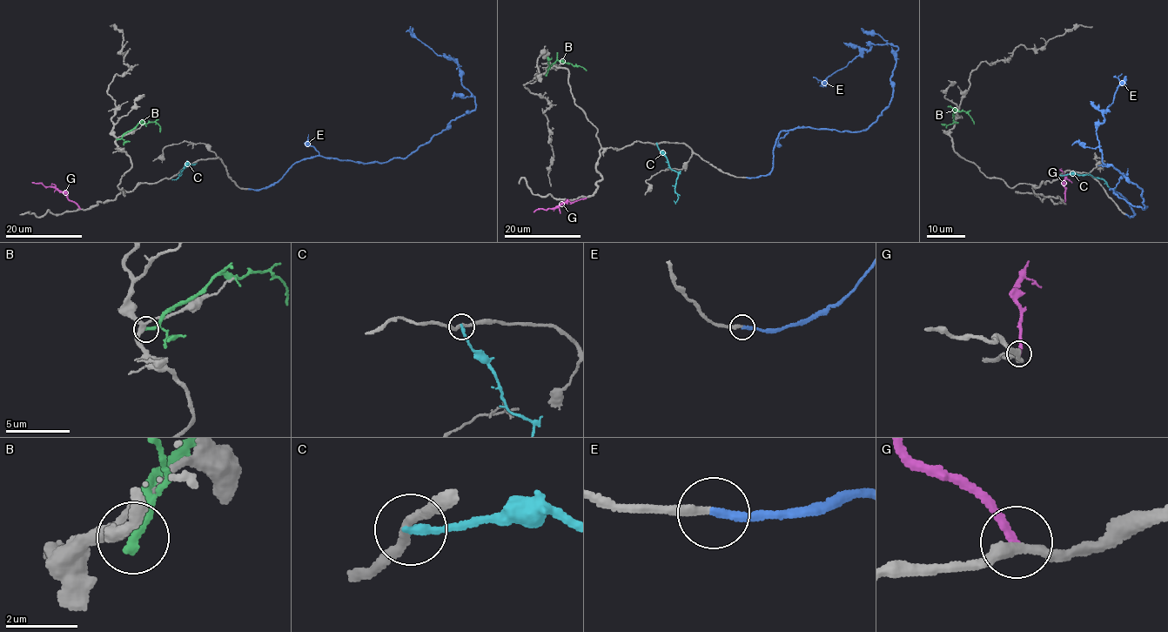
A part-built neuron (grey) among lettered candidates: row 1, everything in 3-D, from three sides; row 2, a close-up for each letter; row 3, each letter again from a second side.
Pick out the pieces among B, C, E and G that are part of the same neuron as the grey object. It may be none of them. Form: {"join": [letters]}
{"join": ["E"]}

